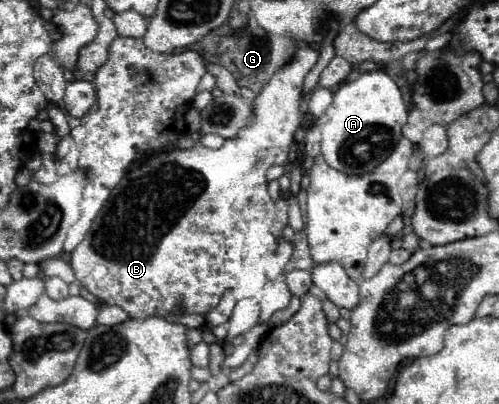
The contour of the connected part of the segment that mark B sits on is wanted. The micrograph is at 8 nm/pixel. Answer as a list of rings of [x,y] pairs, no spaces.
[[[311,44],[299,46],[293,60],[279,68],[253,100],[253,124],[241,128],[235,138],[227,138],[221,148],[207,150],[199,144],[187,150],[155,154],[125,174],[111,192],[103,210],[93,220],[91,232],[69,256],[79,284],[95,294],[99,304],[119,306],[131,318],[147,318],[157,314],[163,298],[175,294],[183,298],[181,314],[187,312],[205,316],[219,304],[225,290],[233,294],[235,306],[241,300],[256,298],[255,291],[266,281],[266,277],[263,280],[262,276],[263,252],[259,250],[259,240],[263,232],[275,226],[275,203],[267,203],[269,194],[265,172],[273,164],[287,162],[295,126],[301,124],[299,102],[303,80],[315,66],[317,58],[317,48]]]

